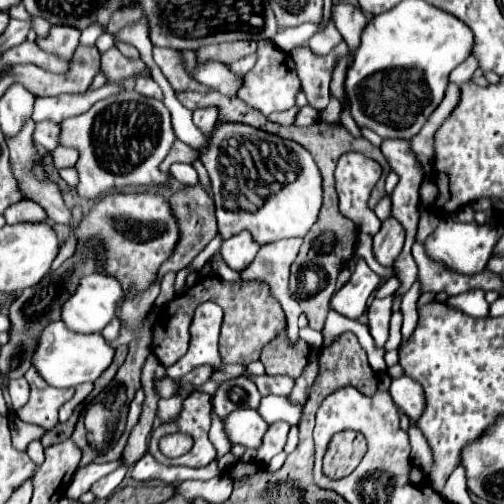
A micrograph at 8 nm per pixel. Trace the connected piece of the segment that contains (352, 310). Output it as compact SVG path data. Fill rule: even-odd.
M360 258L352 278L332 296L330 308L346 318L356 320L366 312L366 302L374 292L374 288L378 288L378 284L380 276L376 276Z

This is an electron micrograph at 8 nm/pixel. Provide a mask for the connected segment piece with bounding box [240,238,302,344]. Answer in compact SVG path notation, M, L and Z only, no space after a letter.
M288 238L288 240L264 244L258 250L256 260L246 270L240 272L242 280L264 280L270 286L272 296L282 304L286 312L286 320L288 320L286 336L292 344L298 342L298 316L302 314L302 310L300 304L290 296L288 276L300 246L302 246L302 238Z

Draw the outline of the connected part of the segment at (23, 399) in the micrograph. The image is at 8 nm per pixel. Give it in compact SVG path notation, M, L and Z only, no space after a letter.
M26 378L8 380L8 392L10 392L10 398L12 398L12 406L14 406L14 410L18 410L18 408L22 408L22 406L28 404L30 388L28 388Z

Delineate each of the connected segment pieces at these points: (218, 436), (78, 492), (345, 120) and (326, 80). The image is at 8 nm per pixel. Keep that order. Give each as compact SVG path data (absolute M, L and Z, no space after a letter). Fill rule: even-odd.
M211 411L212 423L209 430L209 439L212 444L214 444L214 448L216 448L216 452L218 452L218 456L224 456L226 452L230 452L230 442L228 442L228 434L224 434L224 422L218 418L215 412Z
M120 460L108 462L108 464L96 464L96 462L92 462L92 464L80 468L80 470L74 474L74 478L72 478L72 482L70 482L68 490L66 490L66 496L68 496L70 500L78 500L84 492L90 490L90 486L92 486L100 476L110 474L110 472L116 470L118 466L120 466Z
M346 98L346 106L342 108L342 112L340 112L340 124L342 126L346 126L354 136L360 136L360 130L358 130L358 126L356 126L356 122L354 122L354 118L350 116L350 112L348 112L348 98Z
M344 41L336 46L336 50L332 50L332 54L326 54L326 56L312 54L308 46L296 46L290 50L290 56L296 64L298 78L302 82L302 90L312 108L324 110L328 106L332 72L338 60L348 54L349 48Z

